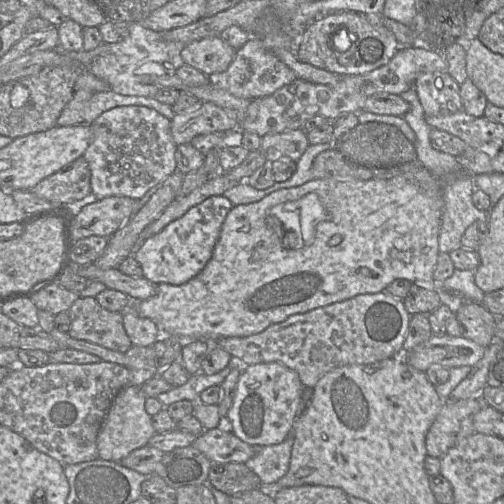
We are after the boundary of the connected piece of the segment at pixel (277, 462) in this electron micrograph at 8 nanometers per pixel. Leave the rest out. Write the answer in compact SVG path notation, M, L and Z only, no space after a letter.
M291 428L282 443L254 447L256 453L245 465L259 476L263 488L272 486L287 473L293 443L294 434Z

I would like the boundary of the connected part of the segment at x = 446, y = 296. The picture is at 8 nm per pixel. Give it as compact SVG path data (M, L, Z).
M456 270L439 285L437 291L443 305L450 308L454 314L464 302L480 303L485 294L477 287L474 280L474 271Z

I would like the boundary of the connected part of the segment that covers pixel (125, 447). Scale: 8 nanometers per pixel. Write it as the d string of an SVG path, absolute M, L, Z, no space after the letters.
M127 385L118 392L97 436L98 458L120 462L134 450L148 445L156 431L152 425L152 417L145 410L146 398L142 387L136 385Z

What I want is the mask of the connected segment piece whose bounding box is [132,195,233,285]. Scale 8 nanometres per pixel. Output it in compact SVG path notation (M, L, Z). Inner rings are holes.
M223 195L209 197L190 208L182 217L169 223L159 233L141 242L132 255L140 264L143 277L156 285L160 283L182 285L197 276L211 259L222 224L232 207L233 204Z

